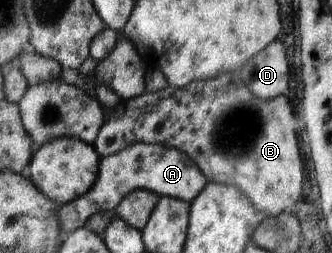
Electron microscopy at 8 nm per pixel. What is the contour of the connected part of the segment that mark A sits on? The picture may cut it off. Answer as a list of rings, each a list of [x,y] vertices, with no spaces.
[[[134,143],[118,154],[100,158],[98,178],[94,180],[90,190],[84,192],[84,196],[78,196],[76,200],[59,205],[58,210],[55,210],[59,234],[61,237],[66,236],[78,228],[85,227],[90,216],[116,209],[119,201],[132,190],[143,189],[191,204],[207,183],[198,166],[182,152],[156,144]]]

